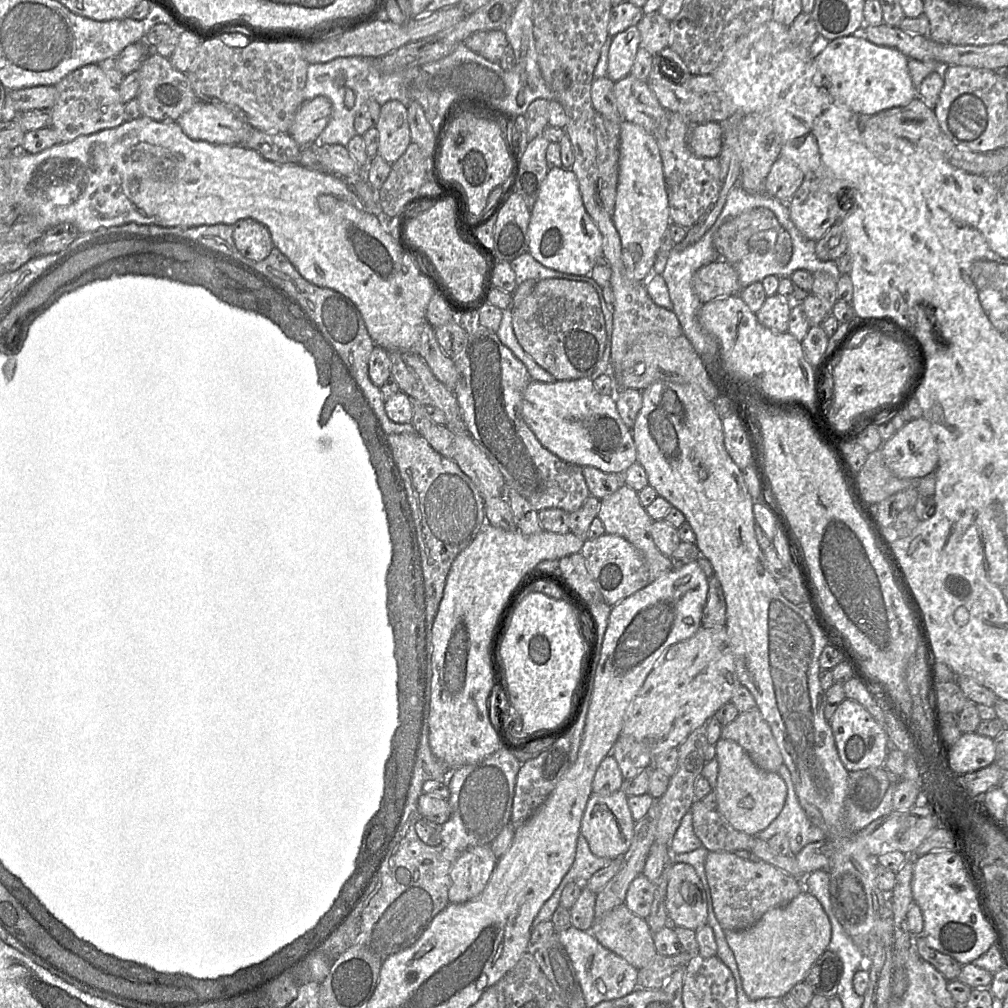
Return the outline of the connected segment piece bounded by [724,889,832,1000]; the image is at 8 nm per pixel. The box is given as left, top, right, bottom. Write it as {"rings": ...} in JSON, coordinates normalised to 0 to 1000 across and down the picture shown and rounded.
{"rings":[[[797,882],[794,887],[792,887],[792,889],[790,889],[782,897],[775,900],[766,901],[759,905],[758,908],[753,912],[753,914],[749,916],[746,920],[734,924],[718,923],[718,927],[723,937],[723,939],[728,945],[738,984],[744,991],[751,992],[756,990],[777,990],[779,987],[784,985],[784,982],[791,975],[797,974],[807,955],[820,942],[825,928],[825,921],[823,913],[814,896],[803,884]]]}

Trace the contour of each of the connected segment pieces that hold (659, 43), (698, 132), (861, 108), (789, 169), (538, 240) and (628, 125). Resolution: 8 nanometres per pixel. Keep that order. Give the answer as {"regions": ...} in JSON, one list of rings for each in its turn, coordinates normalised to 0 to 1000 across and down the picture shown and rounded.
{"regions":[[[[653,11],[639,14],[631,27],[636,35],[636,48],[650,55],[663,47],[665,21],[656,16]]],[[[700,121],[688,125],[683,144],[691,156],[713,156],[716,150],[716,123],[713,121]]],[[[854,33],[833,37],[814,46],[814,51],[809,55],[811,68],[817,76],[817,86],[829,98],[833,98],[845,110],[866,115],[873,111],[896,106],[911,96],[902,69],[901,58],[889,49],[868,45]]],[[[773,156],[758,180],[757,188],[761,193],[781,201],[800,177],[788,161]]],[[[549,166],[539,179],[527,207],[524,250],[543,266],[585,275],[592,257],[598,253],[597,232],[579,205],[572,176],[566,168]]],[[[624,120],[615,123],[613,182],[608,221],[616,238],[616,255],[625,277],[642,279],[656,238],[666,221],[655,150],[648,133]]]]}

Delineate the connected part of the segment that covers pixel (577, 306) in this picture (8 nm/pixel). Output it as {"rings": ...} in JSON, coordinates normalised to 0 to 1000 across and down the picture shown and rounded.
{"rings":[[[544,276],[533,279],[514,304],[507,304],[510,331],[519,347],[554,378],[584,375],[597,355],[600,316],[591,288],[582,280]]]}

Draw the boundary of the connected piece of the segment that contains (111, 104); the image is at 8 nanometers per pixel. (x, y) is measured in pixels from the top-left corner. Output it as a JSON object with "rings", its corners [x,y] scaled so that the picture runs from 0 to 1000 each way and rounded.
{"rings":[[[97,63],[81,65],[55,84],[57,93],[51,106],[51,123],[60,141],[71,140],[102,128],[112,127],[124,120],[123,103],[117,85],[113,85]]]}

